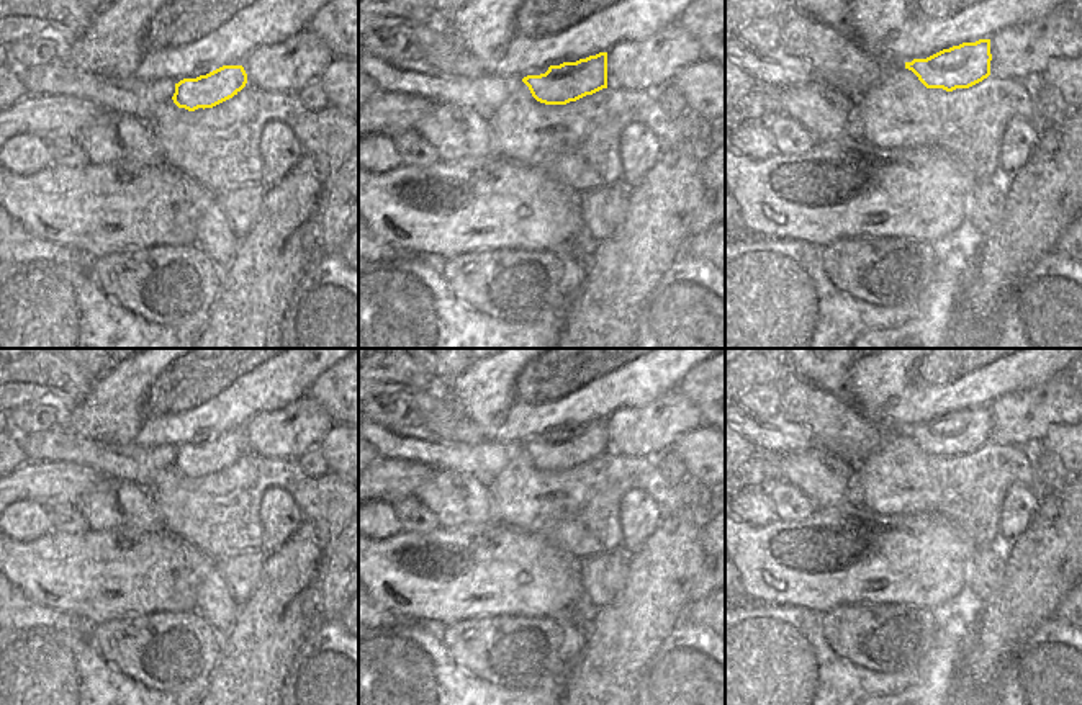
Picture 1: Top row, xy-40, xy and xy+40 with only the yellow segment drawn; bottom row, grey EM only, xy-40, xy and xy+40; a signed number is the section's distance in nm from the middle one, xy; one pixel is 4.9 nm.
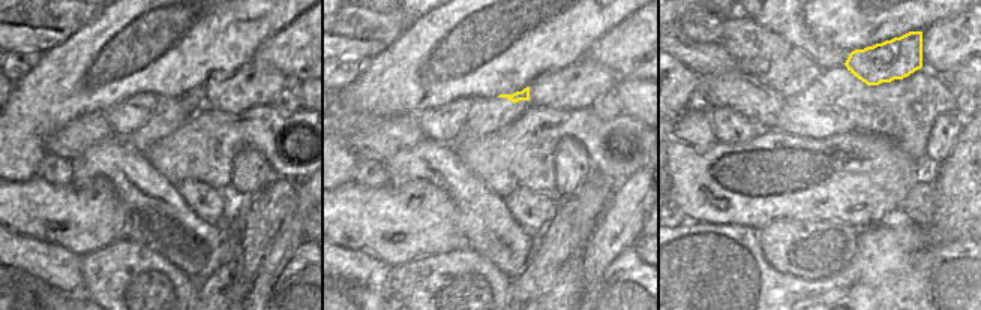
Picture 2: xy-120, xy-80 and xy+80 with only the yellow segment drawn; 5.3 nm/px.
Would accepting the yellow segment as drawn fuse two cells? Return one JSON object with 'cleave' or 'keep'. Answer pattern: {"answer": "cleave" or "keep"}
{"answer": "cleave"}

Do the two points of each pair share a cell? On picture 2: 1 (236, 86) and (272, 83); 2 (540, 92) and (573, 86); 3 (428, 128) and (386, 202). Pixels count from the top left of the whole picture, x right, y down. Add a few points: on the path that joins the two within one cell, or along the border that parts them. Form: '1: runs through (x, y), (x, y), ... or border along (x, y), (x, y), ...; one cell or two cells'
1: runs through (245, 86), (263, 83); one cell
2: runs through (548, 90), (566, 89); one cell
3: border along (410, 153), (434, 153), (437, 156); two cells

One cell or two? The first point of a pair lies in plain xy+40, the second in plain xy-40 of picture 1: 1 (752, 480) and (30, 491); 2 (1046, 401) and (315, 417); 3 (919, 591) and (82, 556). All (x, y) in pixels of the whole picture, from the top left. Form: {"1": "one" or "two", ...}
{"1": "one", "2": "one", "3": "one"}

